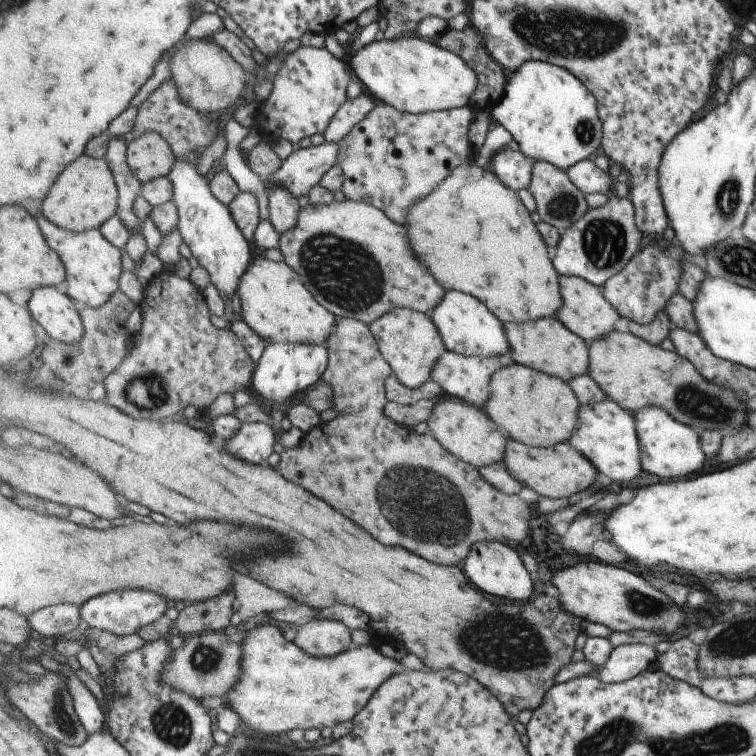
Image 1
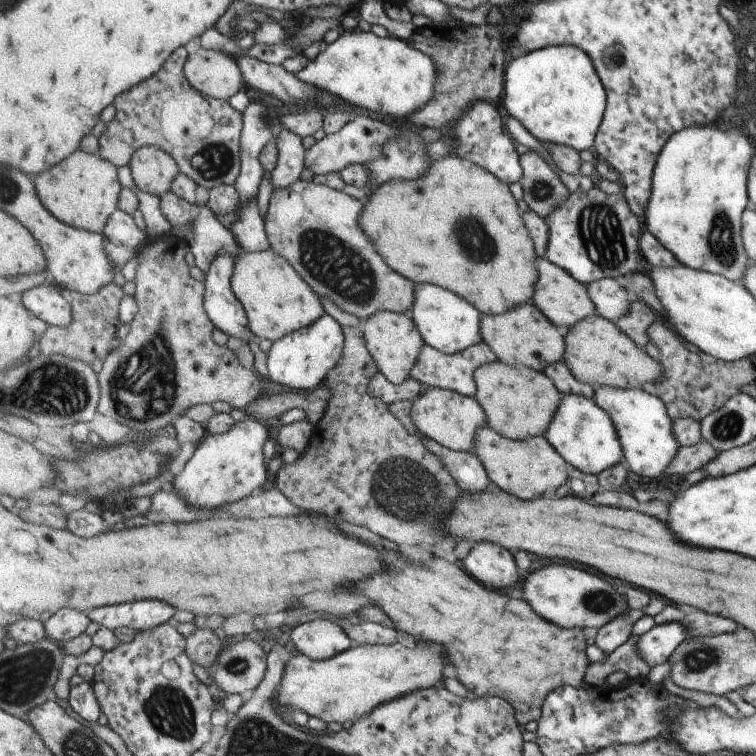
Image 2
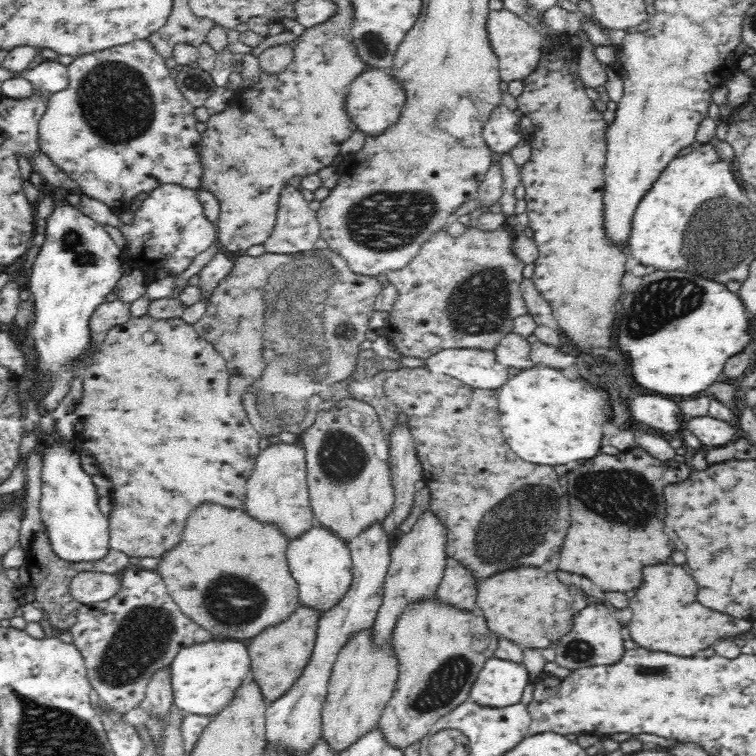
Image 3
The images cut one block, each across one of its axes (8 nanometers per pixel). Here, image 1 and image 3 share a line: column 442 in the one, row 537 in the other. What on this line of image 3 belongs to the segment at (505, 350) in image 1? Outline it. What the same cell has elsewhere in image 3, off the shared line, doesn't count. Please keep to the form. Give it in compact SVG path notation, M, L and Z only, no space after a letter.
M314 524L304 536L288 544L287 565L297 585L299 606L324 617L338 607L351 585L351 558L349 547L331 532Z

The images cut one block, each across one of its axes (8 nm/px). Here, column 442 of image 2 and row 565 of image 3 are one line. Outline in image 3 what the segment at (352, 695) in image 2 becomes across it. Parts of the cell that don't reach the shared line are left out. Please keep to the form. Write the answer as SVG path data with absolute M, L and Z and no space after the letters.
M654 564L654 566L642 568L642 586L636 590L636 596L630 600L640 604L640 606L629 608L632 611L632 618L627 628L631 638L638 643L638 646L651 651L658 650L671 655L691 657L699 650L712 647L717 640L736 639L738 634L751 629L751 621L748 619L737 619L700 605L696 600L696 582L688 574L686 566L680 564Z

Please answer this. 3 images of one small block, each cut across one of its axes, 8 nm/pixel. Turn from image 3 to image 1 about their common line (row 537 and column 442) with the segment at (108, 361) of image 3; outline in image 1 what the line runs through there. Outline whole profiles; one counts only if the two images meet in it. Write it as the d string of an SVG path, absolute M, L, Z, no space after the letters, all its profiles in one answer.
M378 102L367 118L363 118L353 130L341 140L337 164L345 172L345 184L342 192L345 198L353 201L365 201L375 205L389 215L397 224L407 224L409 210L415 202L431 194L453 170L469 164L476 158L469 132L476 117L471 106L426 113L399 112L389 104Z

